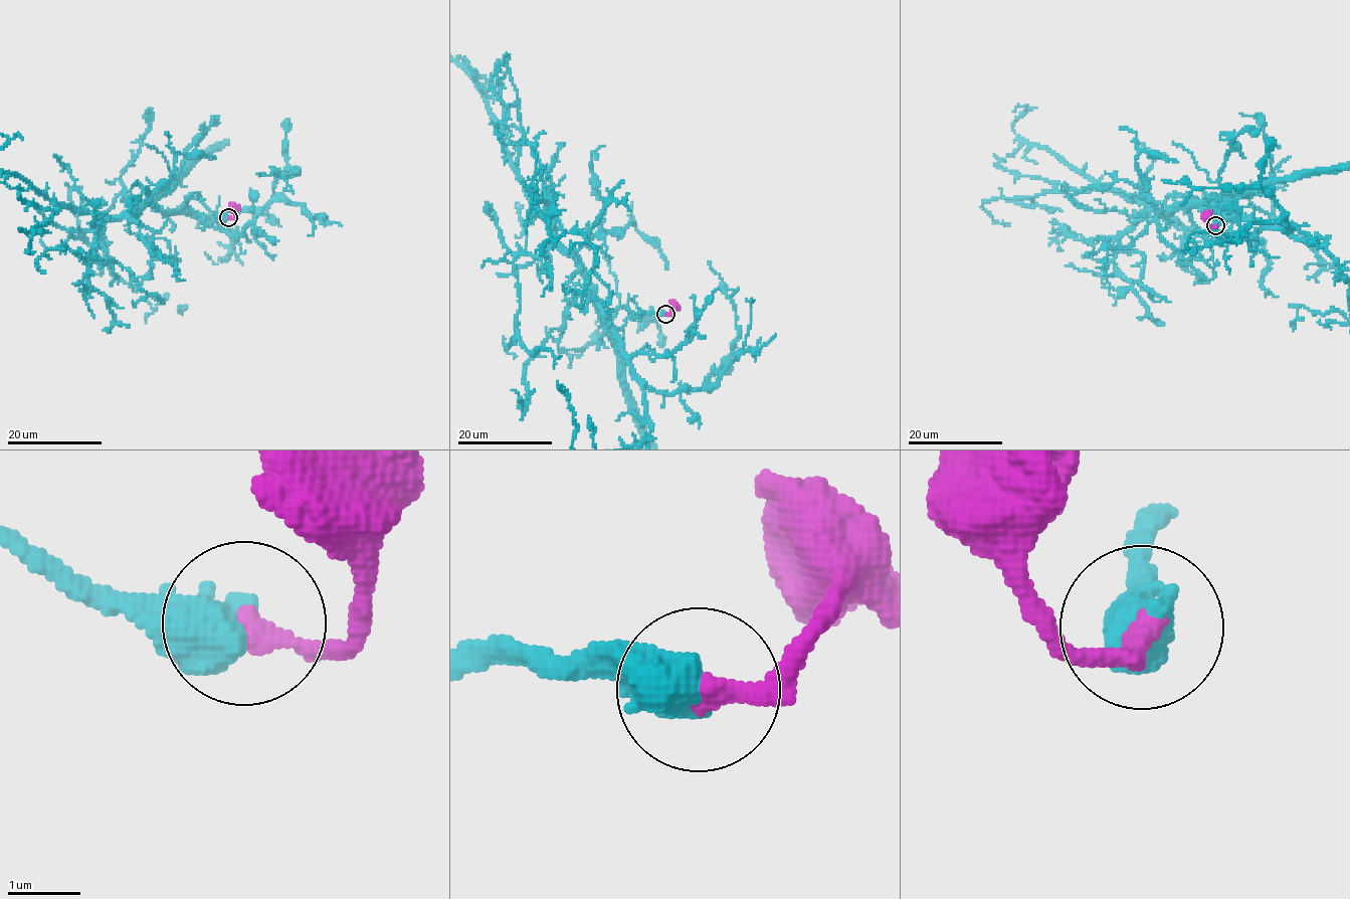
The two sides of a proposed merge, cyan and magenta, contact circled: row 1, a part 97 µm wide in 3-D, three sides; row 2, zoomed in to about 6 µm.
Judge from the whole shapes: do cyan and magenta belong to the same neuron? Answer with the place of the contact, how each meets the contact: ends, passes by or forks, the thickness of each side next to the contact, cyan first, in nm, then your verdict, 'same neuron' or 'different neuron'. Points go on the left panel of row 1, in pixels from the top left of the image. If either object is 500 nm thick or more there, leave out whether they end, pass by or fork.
at (228, 217); 750 nm thick on the cyan side, 320 nm on the other; same neuron

